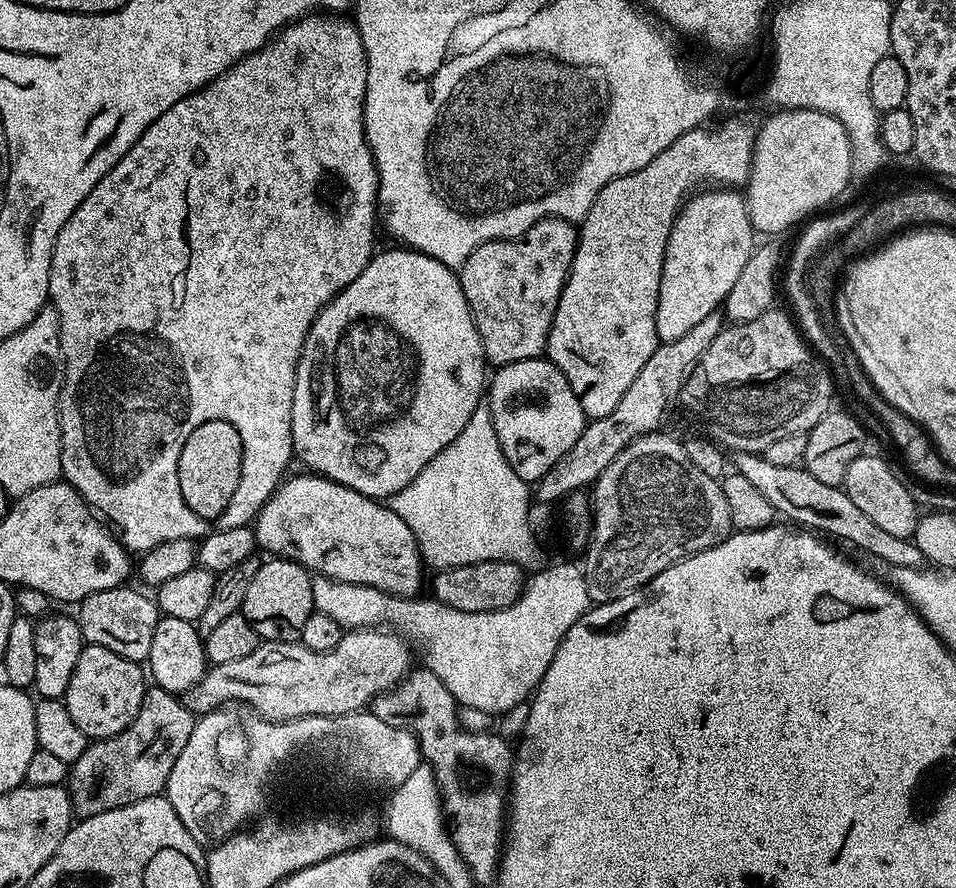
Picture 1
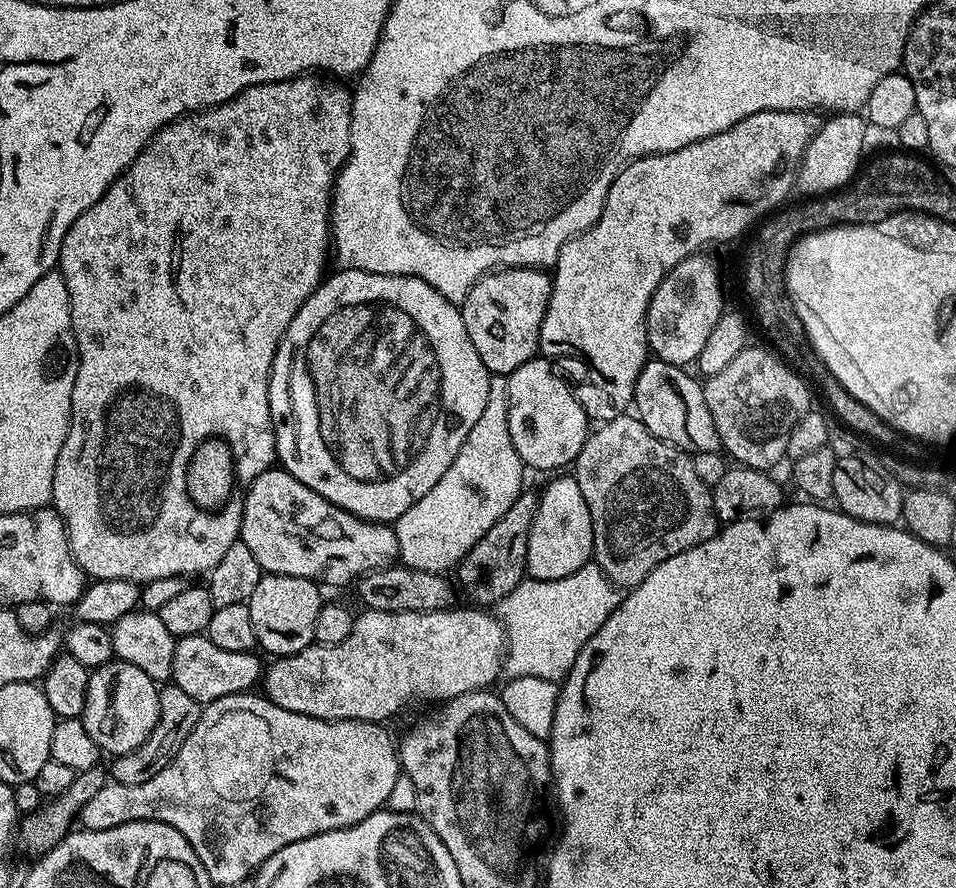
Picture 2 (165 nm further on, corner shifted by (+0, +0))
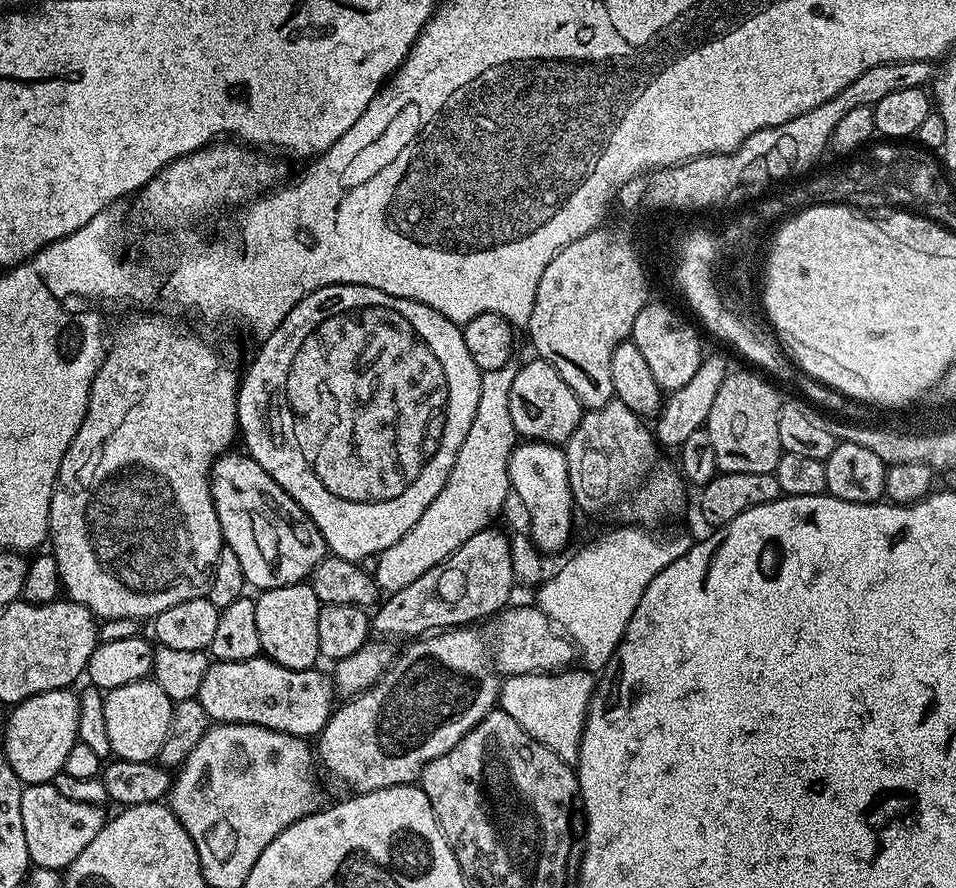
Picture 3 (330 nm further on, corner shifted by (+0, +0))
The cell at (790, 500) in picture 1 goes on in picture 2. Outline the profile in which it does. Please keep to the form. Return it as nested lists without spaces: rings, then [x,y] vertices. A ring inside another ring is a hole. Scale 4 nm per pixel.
[[[649,359],[638,374],[632,402],[637,419],[659,440],[680,448],[689,454],[693,452],[721,451],[718,426],[710,418],[710,406],[706,406],[701,381],[692,378],[681,365]]]

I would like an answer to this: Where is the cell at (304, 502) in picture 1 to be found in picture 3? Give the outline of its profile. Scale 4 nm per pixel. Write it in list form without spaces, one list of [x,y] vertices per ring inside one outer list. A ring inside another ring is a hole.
[[[236,450],[225,452],[212,464],[208,485],[212,491],[214,510],[218,514],[224,544],[234,550],[234,555],[242,566],[245,581],[251,587],[253,584],[256,590],[281,588],[307,581],[314,566],[318,566],[318,562],[322,562],[329,555],[328,544],[322,538],[318,526],[314,526],[314,522],[305,516],[298,502],[294,502],[294,498],[290,498],[290,494],[286,494],[286,490],[282,490],[282,486],[278,486],[278,482],[274,482],[274,478],[270,478],[270,474],[266,474],[266,470],[262,470],[262,466],[258,466],[252,456],[239,456]]]

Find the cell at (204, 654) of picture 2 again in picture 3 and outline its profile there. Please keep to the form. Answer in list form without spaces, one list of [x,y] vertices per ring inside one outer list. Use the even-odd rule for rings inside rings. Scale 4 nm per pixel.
[[[263,654],[246,662],[217,660],[209,663],[198,699],[212,722],[257,724],[282,734],[316,738],[334,711],[331,675],[316,671],[315,667],[290,670]]]

